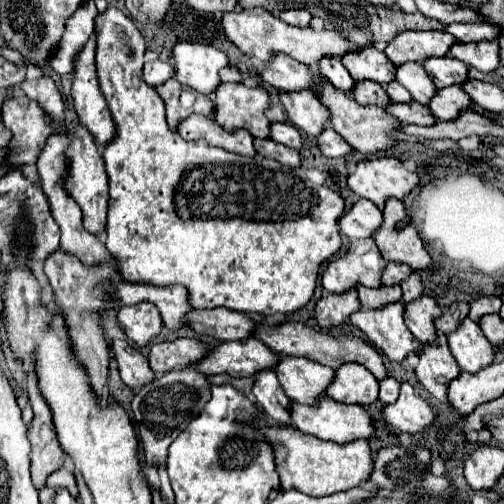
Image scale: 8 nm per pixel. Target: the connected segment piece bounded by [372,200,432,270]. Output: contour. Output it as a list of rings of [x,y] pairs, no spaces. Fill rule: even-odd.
[[[388,200],[384,208],[384,224],[372,238],[376,240],[378,250],[388,262],[402,262],[408,264],[412,270],[430,268],[432,258],[426,252],[414,224],[406,220],[410,218],[404,204],[400,200]]]

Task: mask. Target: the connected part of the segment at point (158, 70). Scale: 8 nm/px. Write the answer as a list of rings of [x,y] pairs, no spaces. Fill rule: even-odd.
[[[154,60],[154,62],[146,62],[144,64],[144,80],[150,86],[158,86],[164,84],[166,80],[174,78],[174,66],[170,62],[162,62],[162,60]]]

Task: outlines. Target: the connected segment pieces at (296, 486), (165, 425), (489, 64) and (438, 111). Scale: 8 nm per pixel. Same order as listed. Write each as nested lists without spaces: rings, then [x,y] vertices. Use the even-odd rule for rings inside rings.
[[[254,422],[254,426],[260,428],[260,432],[264,432],[276,448],[276,470],[284,490],[300,490],[308,496],[330,496],[370,480],[374,456],[366,440],[354,440],[352,444],[340,446],[298,432],[298,428],[292,426],[272,426],[268,422]]]
[[[194,368],[168,372],[160,378],[152,380],[144,388],[140,388],[140,392],[134,396],[132,414],[134,414],[134,422],[136,422],[136,428],[138,428],[140,442],[144,446],[146,462],[148,460],[152,460],[152,462],[160,460],[162,462],[162,466],[158,468],[162,490],[172,490],[168,476],[166,476],[166,466],[164,466],[166,456],[168,456],[168,446],[198,416],[200,408],[204,408],[204,404],[208,400],[210,400],[210,382],[206,380],[206,376],[202,372],[198,372]]]
[[[478,42],[478,44],[456,44],[448,56],[466,62],[482,72],[494,72],[500,66],[500,46],[496,42]]]
[[[452,86],[438,90],[428,108],[438,120],[456,120],[464,110],[470,110],[472,104],[472,98],[460,86]]]

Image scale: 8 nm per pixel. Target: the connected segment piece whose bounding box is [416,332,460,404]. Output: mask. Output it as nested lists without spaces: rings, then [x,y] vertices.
[[[440,332],[440,344],[436,348],[422,348],[420,364],[416,368],[420,384],[442,404],[448,404],[448,384],[460,376],[460,368],[448,348],[446,336]]]

